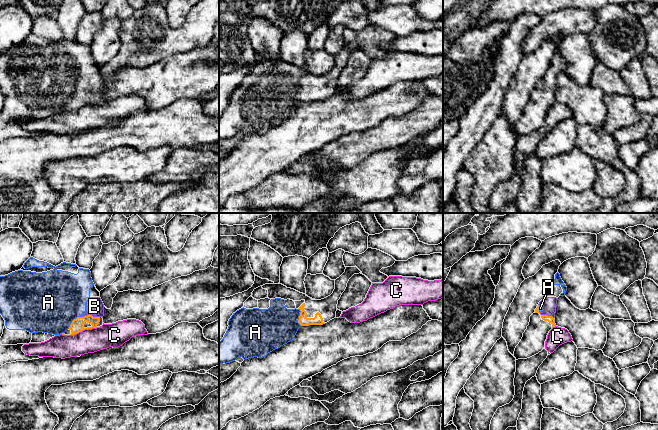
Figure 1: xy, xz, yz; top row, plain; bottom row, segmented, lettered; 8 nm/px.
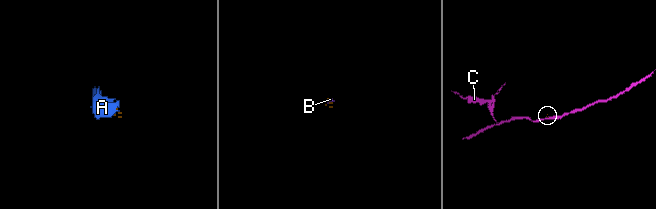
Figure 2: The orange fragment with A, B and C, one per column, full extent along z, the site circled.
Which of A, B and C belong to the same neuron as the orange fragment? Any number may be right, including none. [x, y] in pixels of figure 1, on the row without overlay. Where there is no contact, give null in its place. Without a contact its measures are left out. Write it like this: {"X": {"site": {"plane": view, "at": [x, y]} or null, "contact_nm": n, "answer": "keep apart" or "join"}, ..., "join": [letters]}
{"A": {"site": {"plane": "xz", "at": [299, 93]}, "contact_nm": 140, "answer": "join"}, "B": {"site": {"plane": "xy", "at": [89, 90]}, "contact_nm": 170, "answer": "join"}, "C": {"site": {"plane": "xy", "at": [83, 105]}, "contact_nm": 240, "answer": "keep apart"}, "join": ["A", "B"]}

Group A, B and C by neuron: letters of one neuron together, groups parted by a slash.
A B / C

